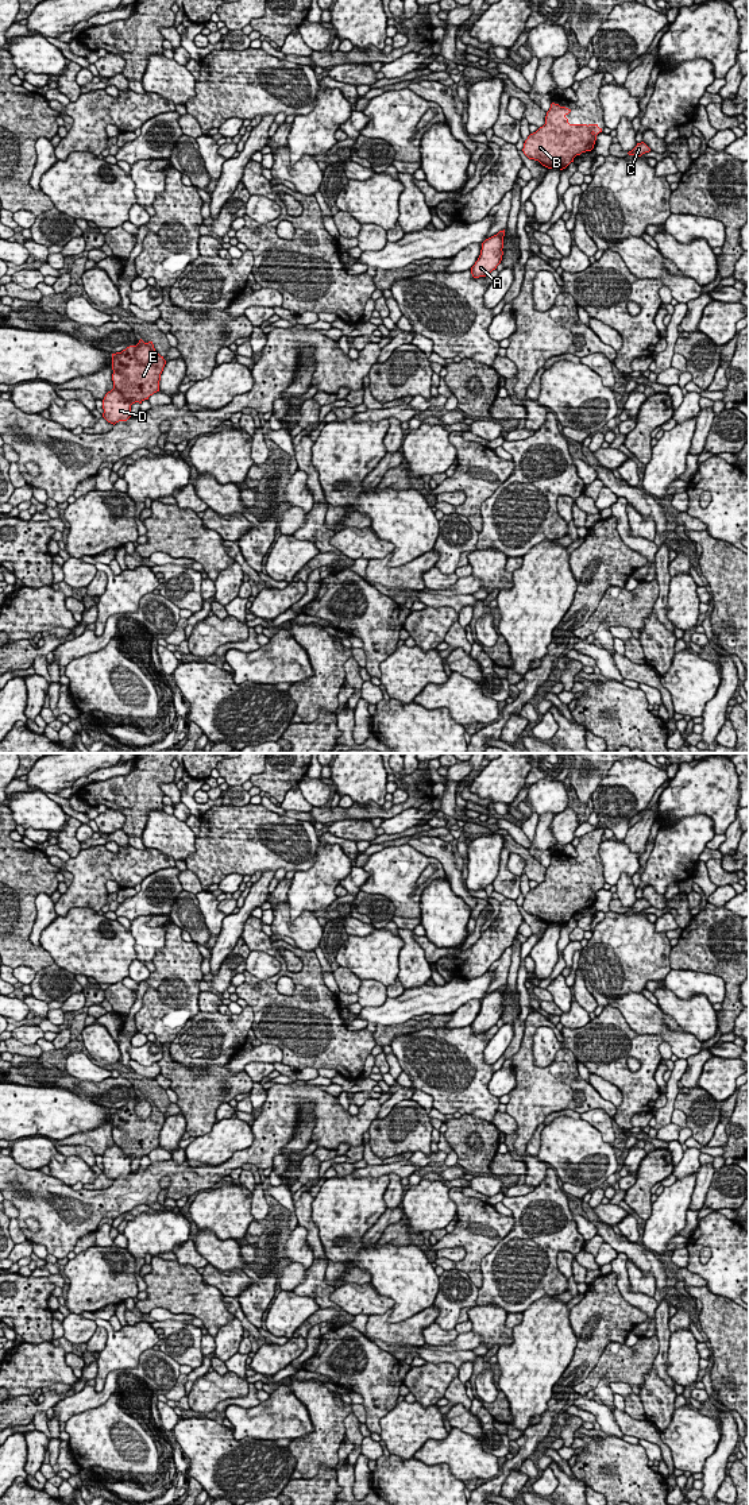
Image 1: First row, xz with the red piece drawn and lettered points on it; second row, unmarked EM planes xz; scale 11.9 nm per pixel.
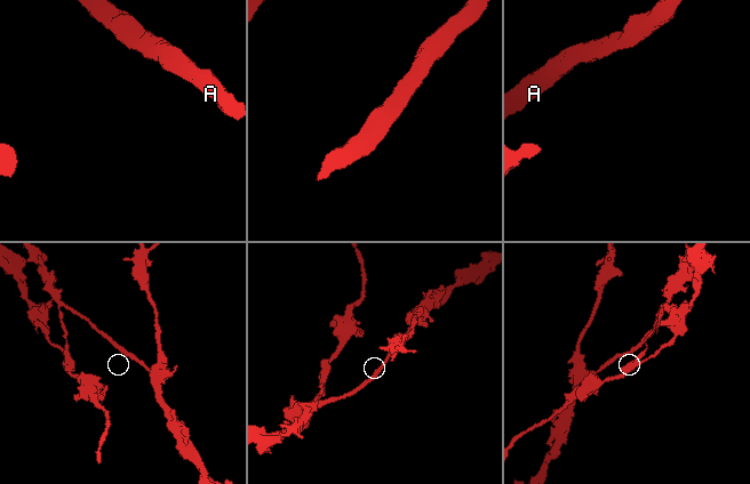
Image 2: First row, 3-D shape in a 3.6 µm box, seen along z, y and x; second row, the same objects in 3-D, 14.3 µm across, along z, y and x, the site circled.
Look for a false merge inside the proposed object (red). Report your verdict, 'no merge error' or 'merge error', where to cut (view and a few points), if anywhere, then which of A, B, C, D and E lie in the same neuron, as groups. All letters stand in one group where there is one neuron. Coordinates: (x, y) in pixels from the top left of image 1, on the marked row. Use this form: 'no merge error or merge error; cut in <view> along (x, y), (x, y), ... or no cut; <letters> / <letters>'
merge error; cut in xz along (134, 346), (134, 357), (139, 362), (147, 363); A B C E / D

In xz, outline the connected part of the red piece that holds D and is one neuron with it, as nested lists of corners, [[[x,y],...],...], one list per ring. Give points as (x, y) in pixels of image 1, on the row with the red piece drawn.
[[[115,387],[105,394],[103,409],[103,417],[113,425],[131,417],[131,404]]]

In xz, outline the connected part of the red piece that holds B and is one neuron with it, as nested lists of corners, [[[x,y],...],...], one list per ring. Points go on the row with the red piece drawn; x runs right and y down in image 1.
[[[552,103],[545,116],[545,124],[530,134],[524,143],[524,154],[529,159],[538,161],[548,169],[565,169],[576,155],[594,148],[597,135],[602,132],[598,124],[570,124],[565,117],[571,109]]]

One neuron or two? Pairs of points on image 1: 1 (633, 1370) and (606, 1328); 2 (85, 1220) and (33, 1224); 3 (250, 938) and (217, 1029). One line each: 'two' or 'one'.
1: two
2: two
3: two

